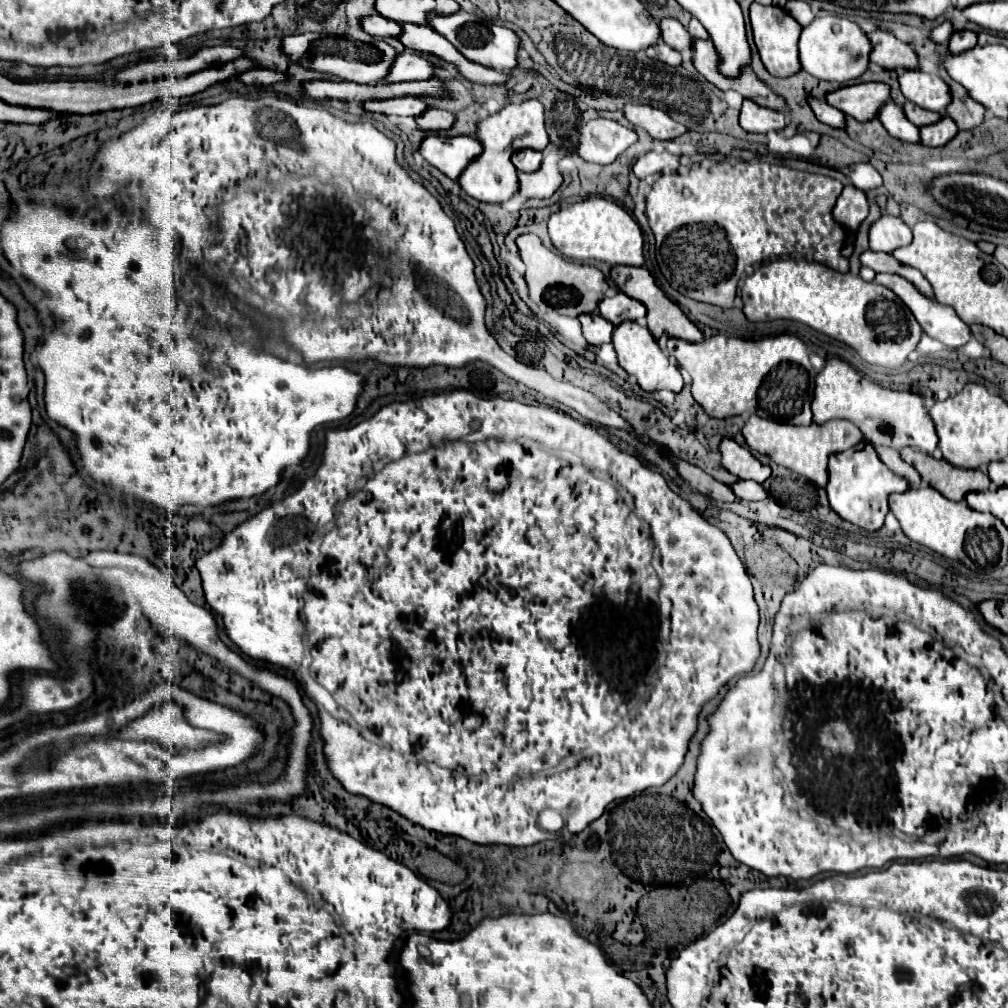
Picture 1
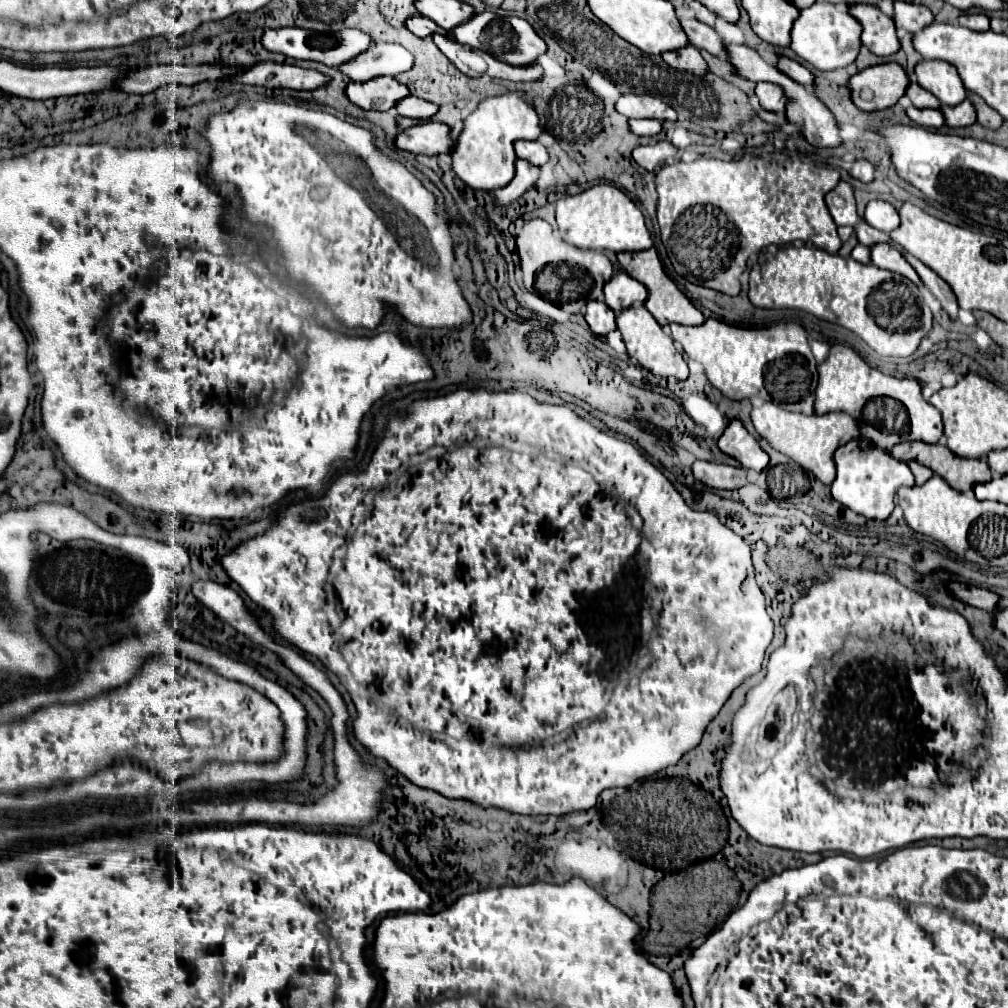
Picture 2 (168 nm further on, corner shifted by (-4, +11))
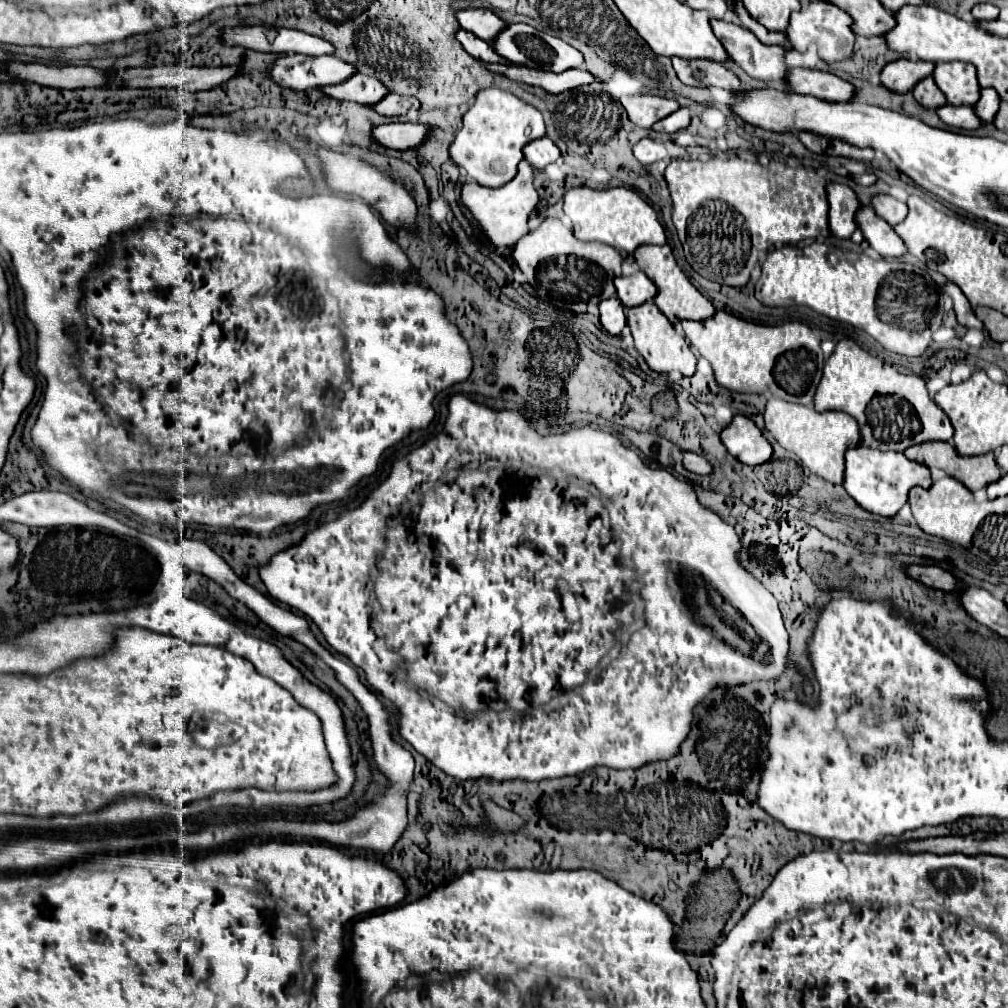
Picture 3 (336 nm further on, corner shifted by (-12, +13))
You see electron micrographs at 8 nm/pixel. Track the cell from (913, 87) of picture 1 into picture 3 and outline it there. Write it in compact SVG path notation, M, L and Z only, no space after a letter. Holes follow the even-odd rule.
M940 62L932 74L936 86L944 92L946 100L954 106L974 106L980 98L976 68L968 62Z

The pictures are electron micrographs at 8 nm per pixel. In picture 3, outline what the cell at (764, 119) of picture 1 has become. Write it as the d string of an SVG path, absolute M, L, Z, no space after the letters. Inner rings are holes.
M792 68L786 78L786 88L794 94L812 94L826 102L848 102L852 98L852 84L846 84L838 76L820 70Z

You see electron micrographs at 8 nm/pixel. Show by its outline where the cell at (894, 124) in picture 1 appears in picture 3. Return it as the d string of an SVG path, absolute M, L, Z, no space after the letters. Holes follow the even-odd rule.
M946 104L946 106L938 108L936 114L940 116L940 120L944 124L948 124L952 128L974 130L974 128L982 126L982 122L980 122L980 118L976 118L972 106L952 106L952 104Z

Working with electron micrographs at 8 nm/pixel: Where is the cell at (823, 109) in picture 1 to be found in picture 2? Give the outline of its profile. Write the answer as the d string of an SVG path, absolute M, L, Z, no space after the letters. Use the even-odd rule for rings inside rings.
M778 56L778 64L776 64L784 74L788 74L792 80L796 80L798 84L812 84L814 76L810 70L806 70L802 64L798 64L796 60L790 60L786 56Z

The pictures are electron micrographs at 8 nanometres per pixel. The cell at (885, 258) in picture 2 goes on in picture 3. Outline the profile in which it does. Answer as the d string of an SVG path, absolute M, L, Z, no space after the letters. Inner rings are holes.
M870 206L860 208L860 212L856 214L856 222L870 248L876 250L882 258L902 258L904 254L908 254L904 240L886 220L878 218Z

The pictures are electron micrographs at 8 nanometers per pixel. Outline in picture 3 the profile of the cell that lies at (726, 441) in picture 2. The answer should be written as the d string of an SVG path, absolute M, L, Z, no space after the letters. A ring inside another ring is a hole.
M734 416L730 426L722 430L720 438L728 452L742 464L758 466L768 462L768 458L772 456L770 442L748 416Z

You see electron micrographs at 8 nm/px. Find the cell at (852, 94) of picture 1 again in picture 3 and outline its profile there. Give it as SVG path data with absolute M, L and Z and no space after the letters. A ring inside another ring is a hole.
M894 60L886 64L880 72L880 84L896 94L906 94L910 92L922 78L930 76L934 70L932 62L922 62L922 60Z

